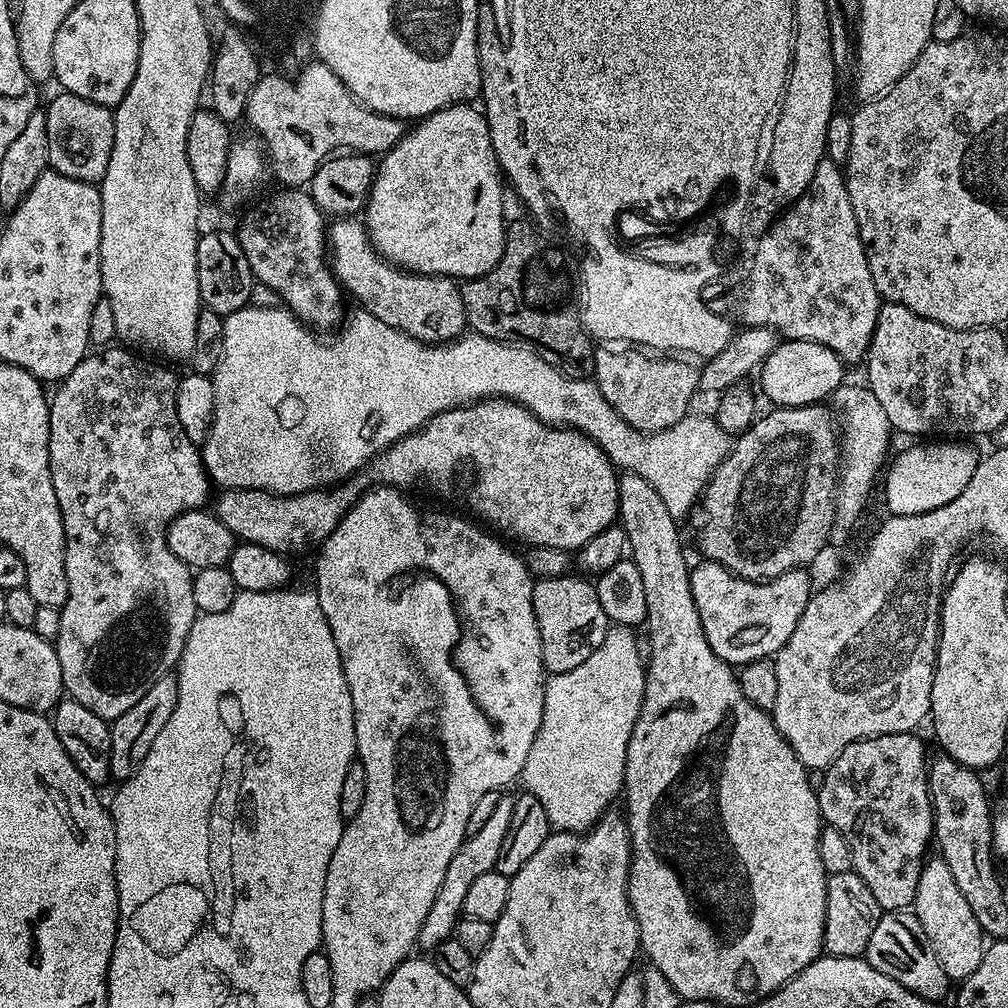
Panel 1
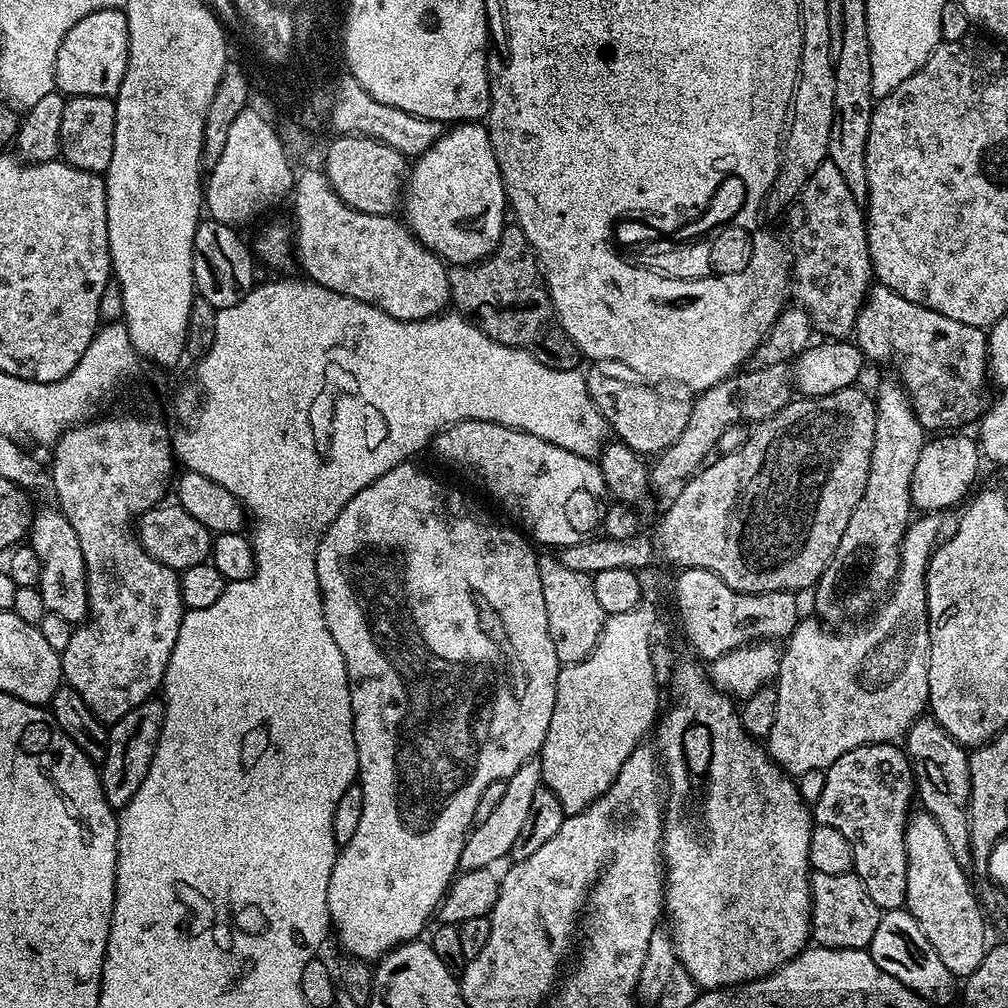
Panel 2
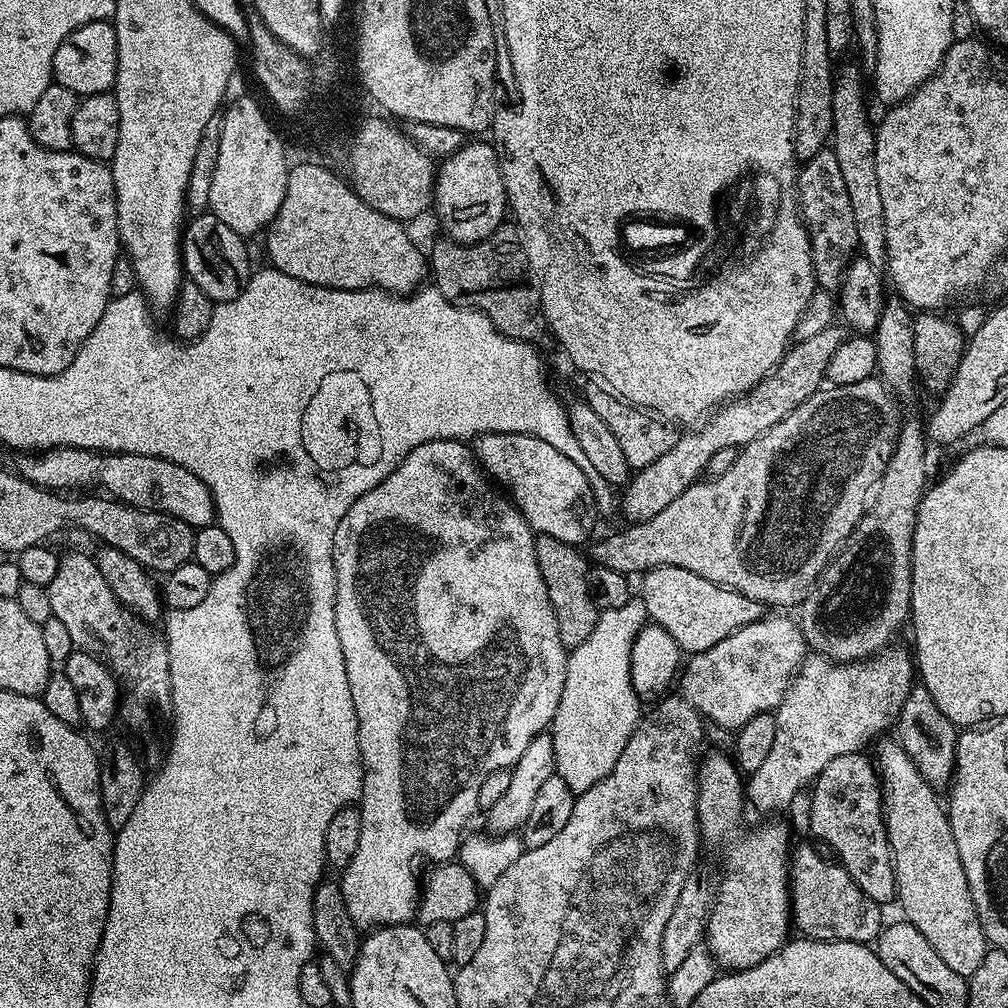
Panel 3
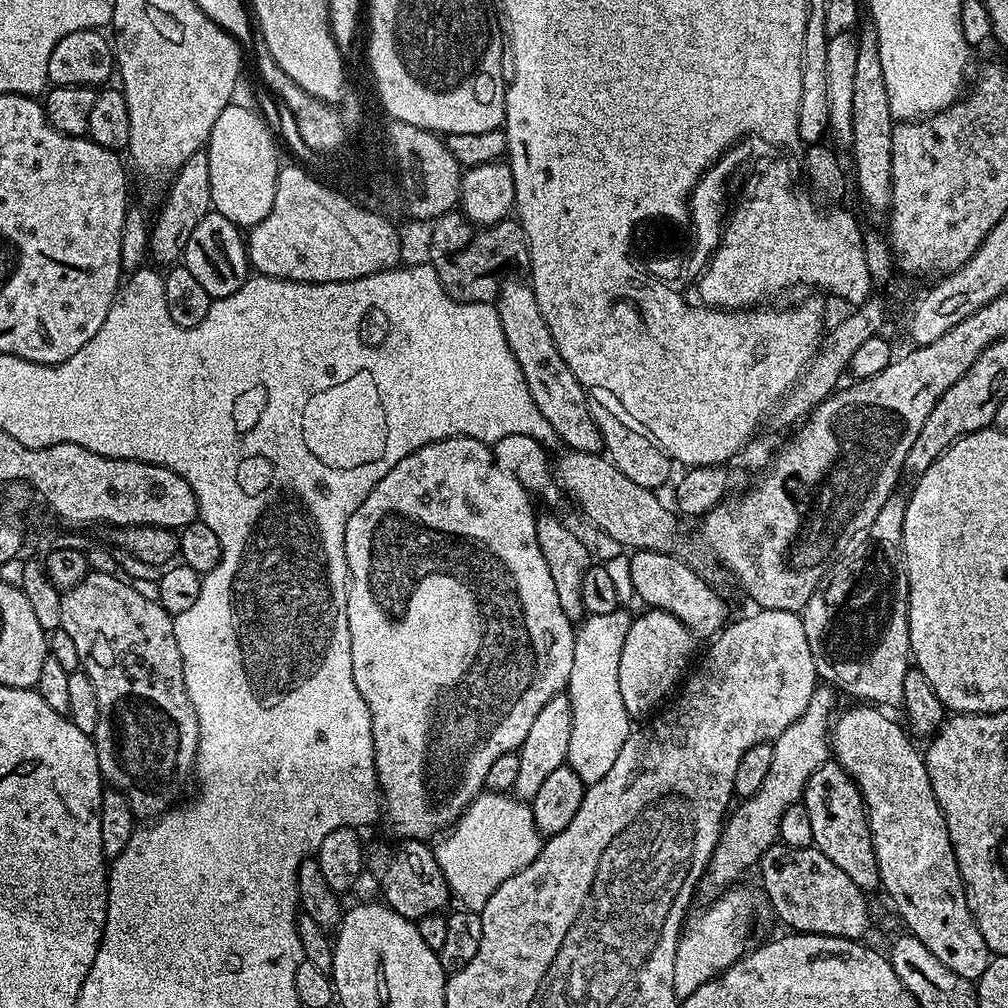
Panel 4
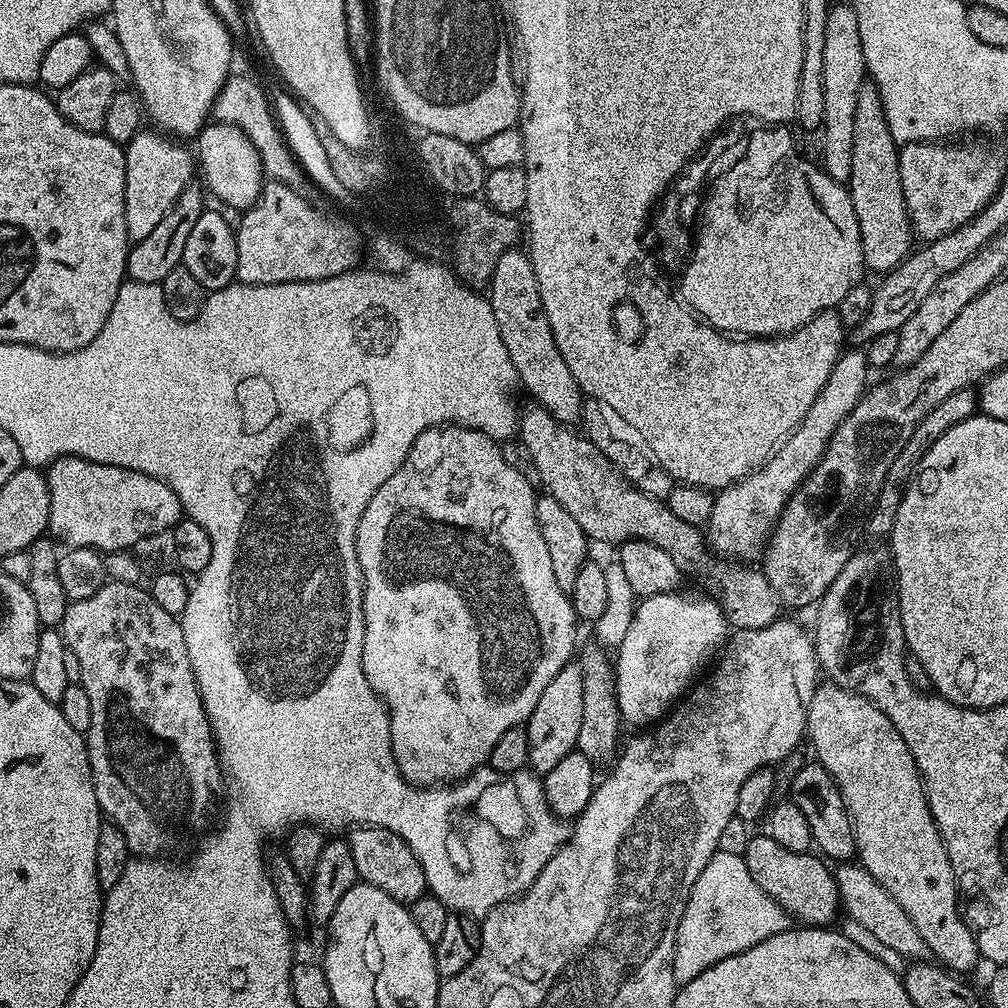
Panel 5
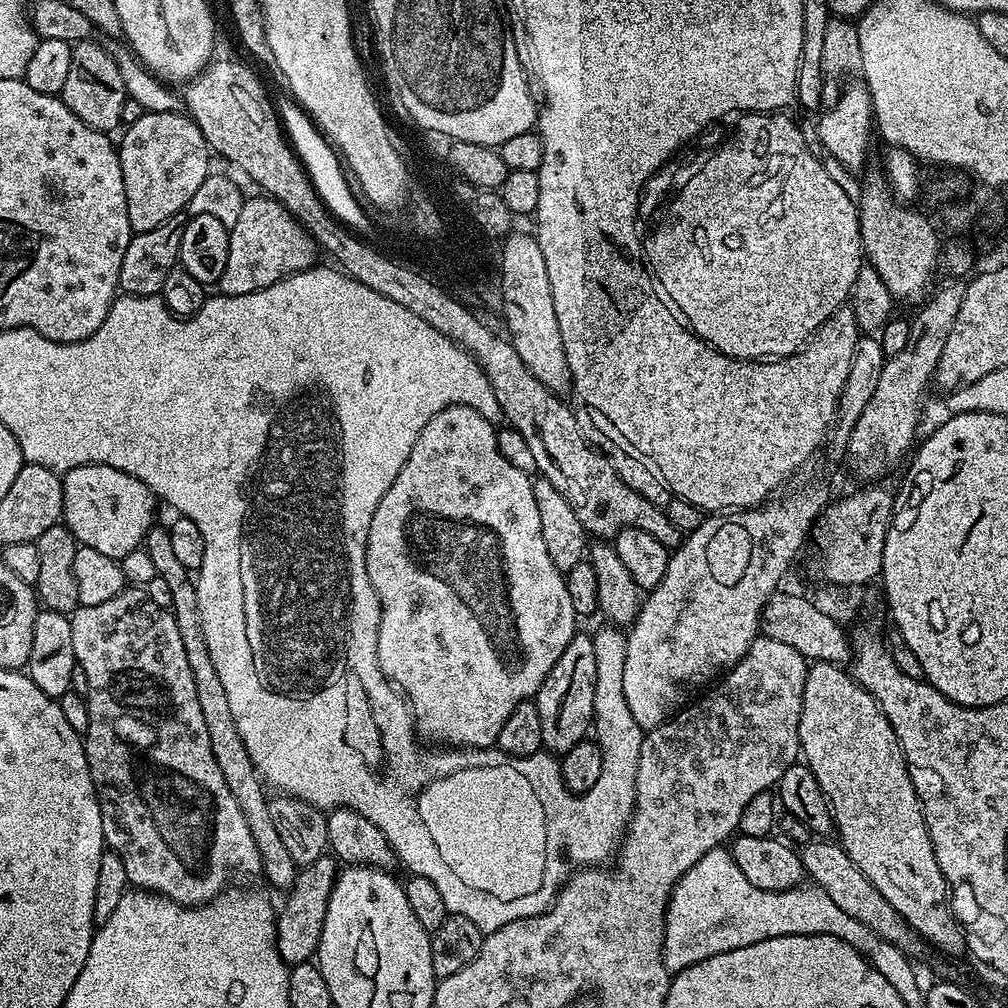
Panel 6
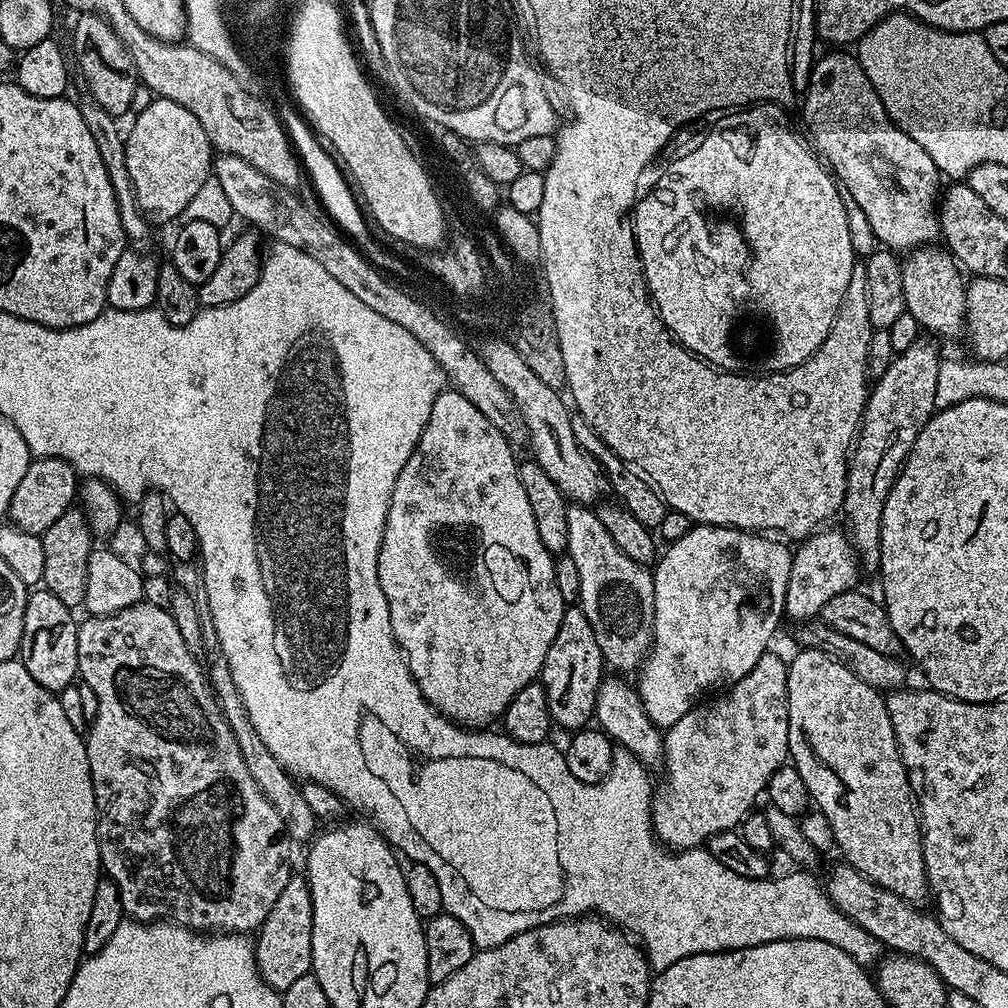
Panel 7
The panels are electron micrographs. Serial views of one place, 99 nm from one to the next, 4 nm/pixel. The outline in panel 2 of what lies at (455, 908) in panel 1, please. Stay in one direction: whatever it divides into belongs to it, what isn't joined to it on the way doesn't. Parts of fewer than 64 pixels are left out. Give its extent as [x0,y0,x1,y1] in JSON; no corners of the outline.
[460,759,542,872]

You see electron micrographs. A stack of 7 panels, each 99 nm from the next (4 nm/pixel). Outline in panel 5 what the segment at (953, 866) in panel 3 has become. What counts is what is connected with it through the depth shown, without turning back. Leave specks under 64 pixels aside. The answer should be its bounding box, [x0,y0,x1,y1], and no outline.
[806,682,981,974]

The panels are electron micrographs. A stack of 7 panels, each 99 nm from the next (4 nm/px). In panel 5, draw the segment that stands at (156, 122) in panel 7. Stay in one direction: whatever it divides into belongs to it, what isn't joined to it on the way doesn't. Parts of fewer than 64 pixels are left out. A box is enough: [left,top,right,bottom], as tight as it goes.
[124,130,194,242]

